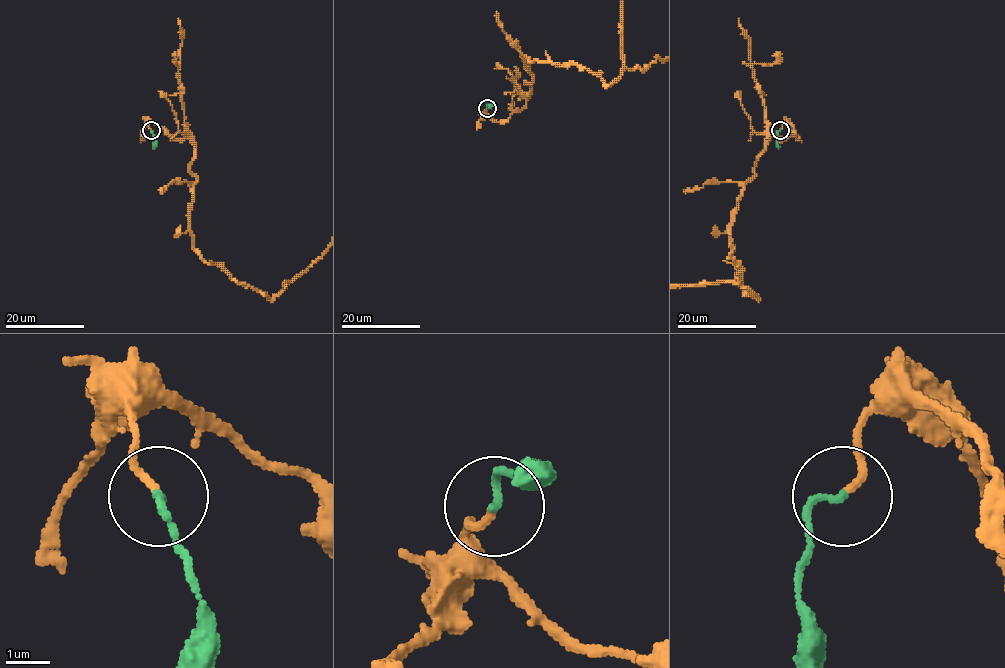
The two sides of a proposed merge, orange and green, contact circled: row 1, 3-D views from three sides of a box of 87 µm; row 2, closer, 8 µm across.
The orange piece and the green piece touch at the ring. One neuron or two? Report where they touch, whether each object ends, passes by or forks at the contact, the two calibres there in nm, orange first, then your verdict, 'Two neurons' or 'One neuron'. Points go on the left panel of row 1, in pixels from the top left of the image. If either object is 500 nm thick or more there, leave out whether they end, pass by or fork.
Place: (151, 130). At the ring orange ends. At the ring green ends. Thickness 140 nm (orange) against 160 nm. One neuron

